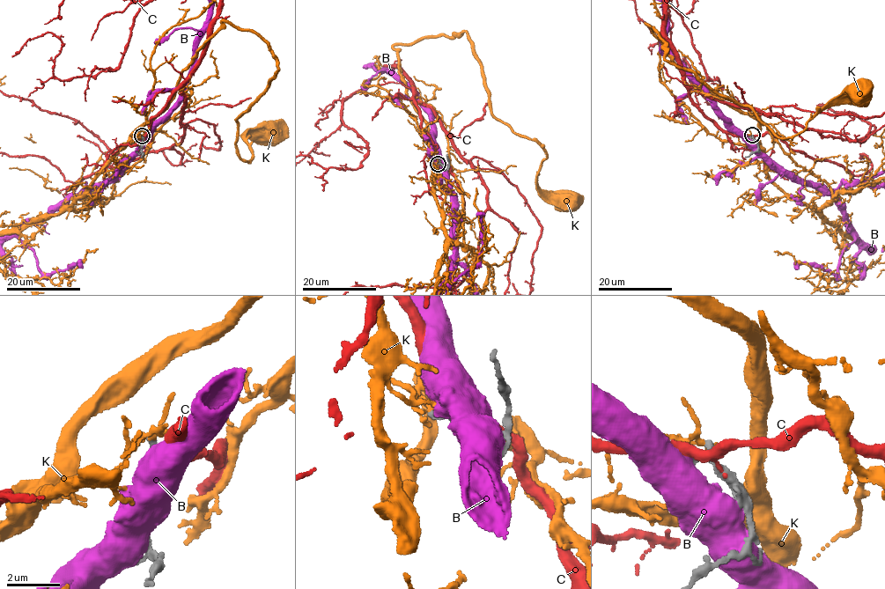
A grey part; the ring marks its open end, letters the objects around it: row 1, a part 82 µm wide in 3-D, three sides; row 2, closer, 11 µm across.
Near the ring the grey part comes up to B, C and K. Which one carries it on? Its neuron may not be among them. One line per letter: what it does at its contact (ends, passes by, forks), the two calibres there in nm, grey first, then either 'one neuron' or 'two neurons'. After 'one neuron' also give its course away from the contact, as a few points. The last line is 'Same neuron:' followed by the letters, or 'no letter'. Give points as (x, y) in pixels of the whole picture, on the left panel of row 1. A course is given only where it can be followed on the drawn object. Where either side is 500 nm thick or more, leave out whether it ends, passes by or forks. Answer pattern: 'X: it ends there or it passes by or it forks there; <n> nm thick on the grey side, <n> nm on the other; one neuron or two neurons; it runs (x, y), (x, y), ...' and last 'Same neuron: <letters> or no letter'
B: 170 nm thick on the grey side, 800 nm on the other; two neurons
C: it forks there; 160 nm thick on the grey side, 320 nm on the other; two neurons
K: it forks there; 200 nm thick on the grey side, 140 nm on the other; two neurons
Same neuron: no letter

